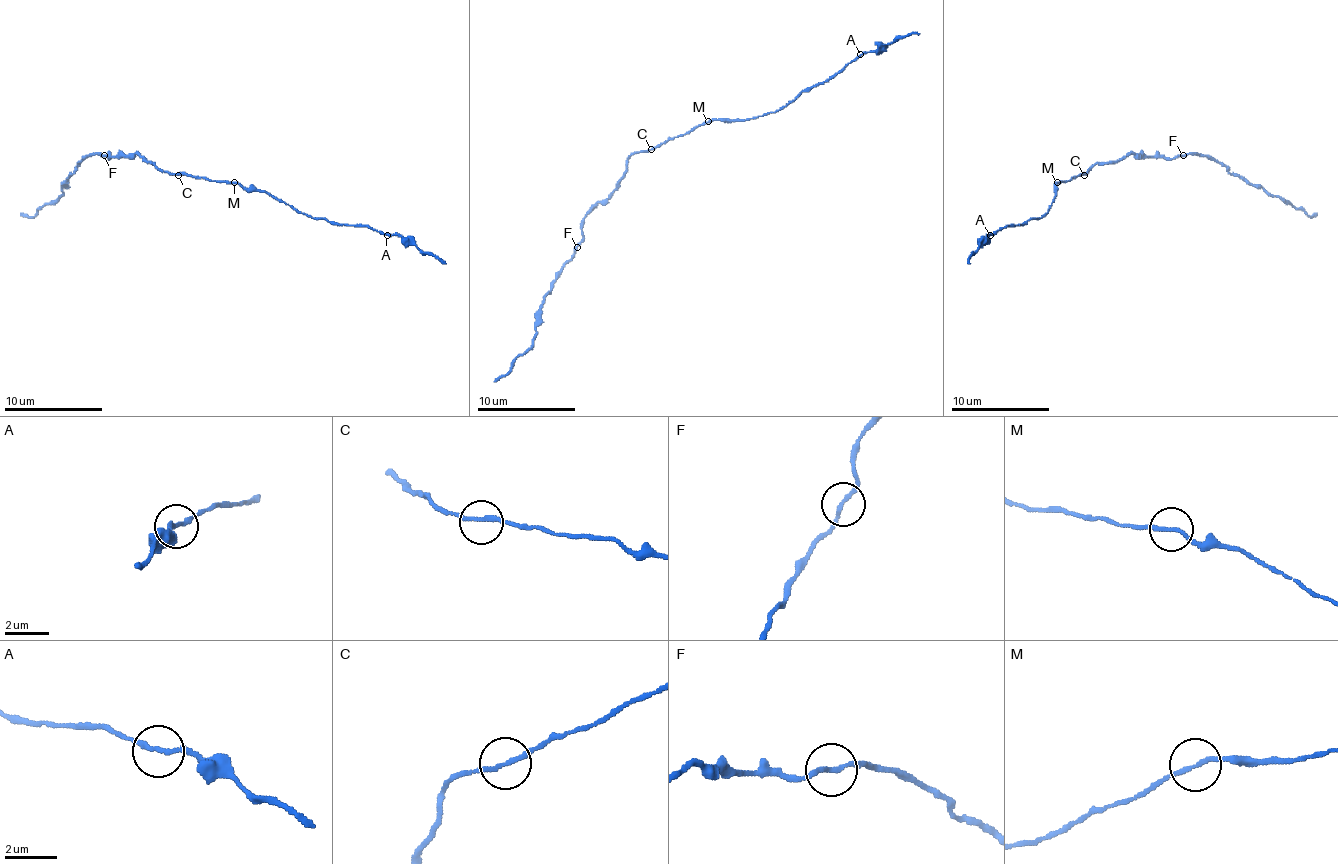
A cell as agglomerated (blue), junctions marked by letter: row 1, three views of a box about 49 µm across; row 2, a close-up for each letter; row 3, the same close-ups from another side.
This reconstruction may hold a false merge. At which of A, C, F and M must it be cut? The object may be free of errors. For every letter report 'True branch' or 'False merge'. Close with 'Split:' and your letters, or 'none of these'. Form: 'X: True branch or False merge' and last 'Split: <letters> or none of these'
A: True branch
C: True branch
F: True branch
M: True branch
Split: none of these

